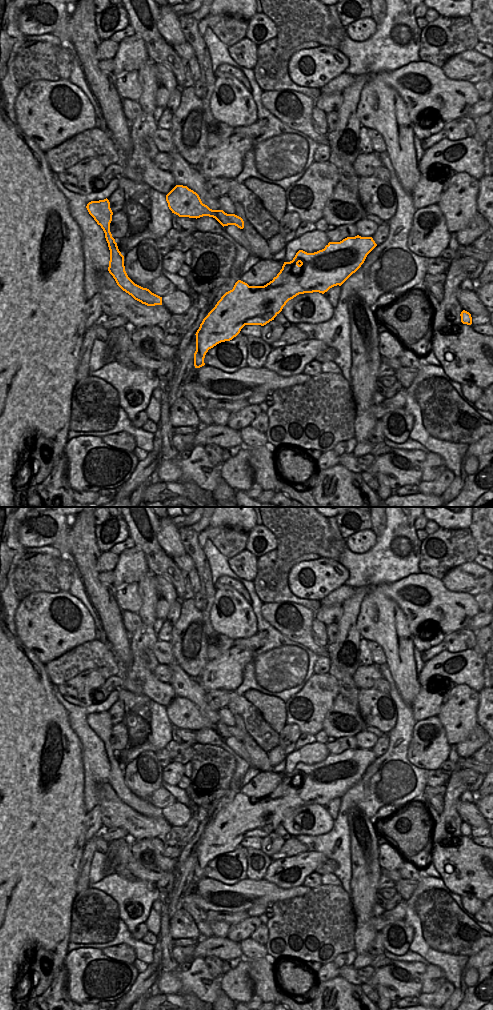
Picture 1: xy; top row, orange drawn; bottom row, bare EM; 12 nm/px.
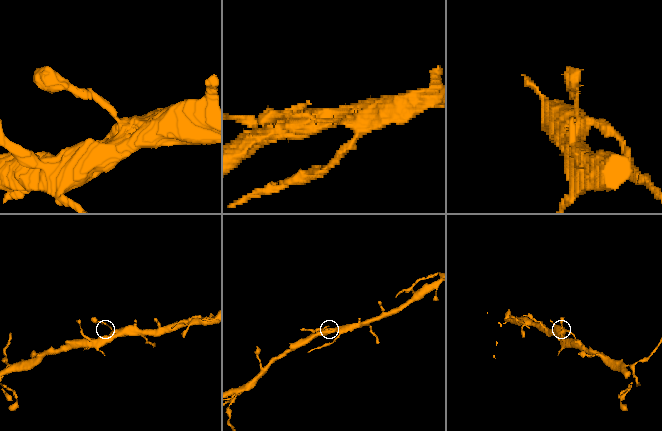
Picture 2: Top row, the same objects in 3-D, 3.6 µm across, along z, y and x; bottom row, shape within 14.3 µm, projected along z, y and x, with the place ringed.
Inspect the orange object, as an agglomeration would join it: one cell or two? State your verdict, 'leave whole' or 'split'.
leave whole

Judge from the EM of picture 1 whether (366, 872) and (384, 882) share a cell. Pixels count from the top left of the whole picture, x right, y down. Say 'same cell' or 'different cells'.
different cells

